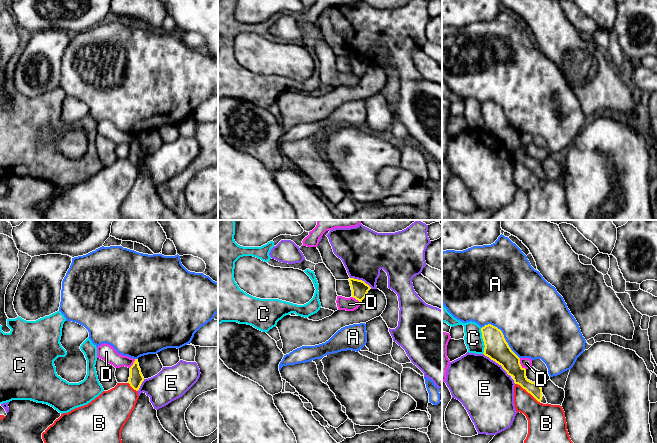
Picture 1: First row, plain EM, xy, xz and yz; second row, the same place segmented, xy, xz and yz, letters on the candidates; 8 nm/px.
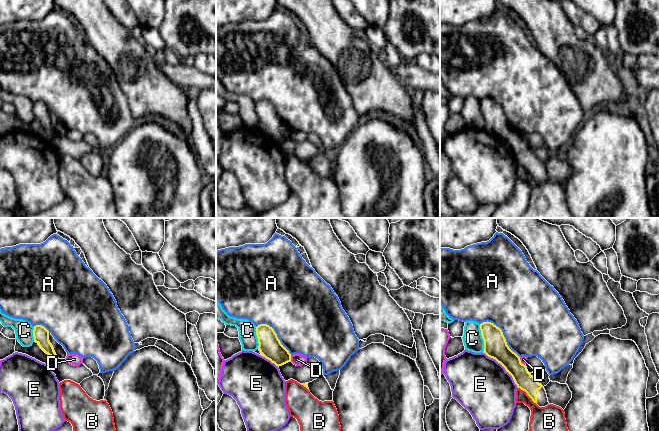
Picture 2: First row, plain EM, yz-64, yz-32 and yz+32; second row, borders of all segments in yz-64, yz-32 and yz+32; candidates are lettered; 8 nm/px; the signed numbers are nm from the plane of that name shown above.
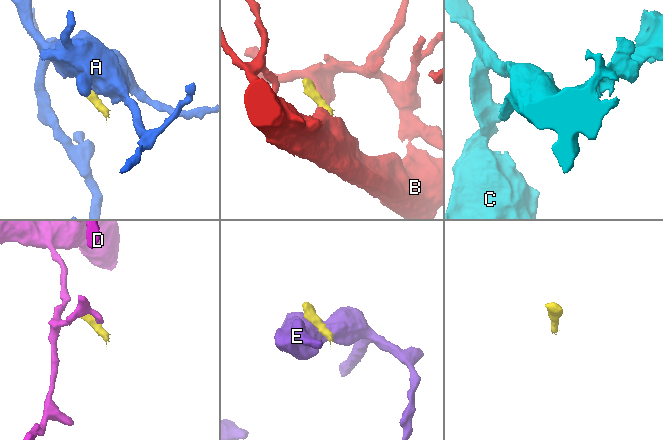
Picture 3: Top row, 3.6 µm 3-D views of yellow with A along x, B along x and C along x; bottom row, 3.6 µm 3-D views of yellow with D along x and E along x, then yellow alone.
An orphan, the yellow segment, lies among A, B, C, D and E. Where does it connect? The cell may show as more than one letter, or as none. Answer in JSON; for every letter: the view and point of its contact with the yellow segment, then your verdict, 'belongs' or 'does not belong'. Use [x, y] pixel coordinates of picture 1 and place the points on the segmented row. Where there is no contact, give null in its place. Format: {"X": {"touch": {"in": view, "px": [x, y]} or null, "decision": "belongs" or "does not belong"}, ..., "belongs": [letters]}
{"A": {"touch": {"in": "yz", "px": [503, 335]}, "decision": "does not belong"}, "B": {"touch": {"in": "yz", "px": [527, 391]}, "decision": "does not belong"}, "C": {"touch": {"in": "yz", "px": [483, 340]}, "decision": "does not belong"}, "D": {"touch": {"in": "yz", "px": [520, 364]}, "decision": "does not belong"}, "E": {"touch": {"in": "yz", "px": [497, 362]}, "decision": "does not belong"}, "belongs": []}

